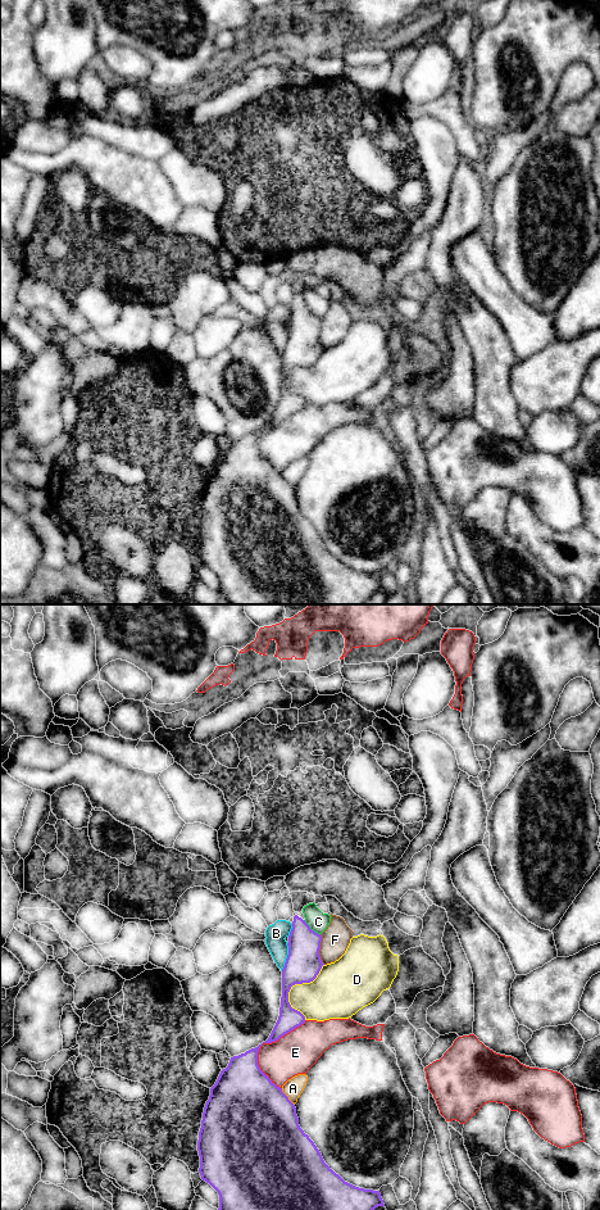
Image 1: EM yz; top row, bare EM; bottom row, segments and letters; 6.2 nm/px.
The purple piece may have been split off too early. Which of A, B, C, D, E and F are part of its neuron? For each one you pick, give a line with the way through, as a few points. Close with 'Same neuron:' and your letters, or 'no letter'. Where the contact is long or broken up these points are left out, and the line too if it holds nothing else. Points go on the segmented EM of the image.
Same neuron: no letter

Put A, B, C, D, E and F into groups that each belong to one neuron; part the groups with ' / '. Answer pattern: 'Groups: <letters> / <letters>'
Groups: A / B C / D / E / F

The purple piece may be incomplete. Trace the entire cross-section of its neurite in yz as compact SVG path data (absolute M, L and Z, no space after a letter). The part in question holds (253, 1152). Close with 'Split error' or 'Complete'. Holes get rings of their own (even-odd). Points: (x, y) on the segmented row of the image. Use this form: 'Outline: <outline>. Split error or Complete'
Outline: M262 1044L233 1056L210 1088L205 1103L197 1151L199 1173L219 1195L218 1210L374 1210L385 1206L379 1191L345 1182L323 1160L319 1150L299 1125L295 1105L258 1065Z. Complete

